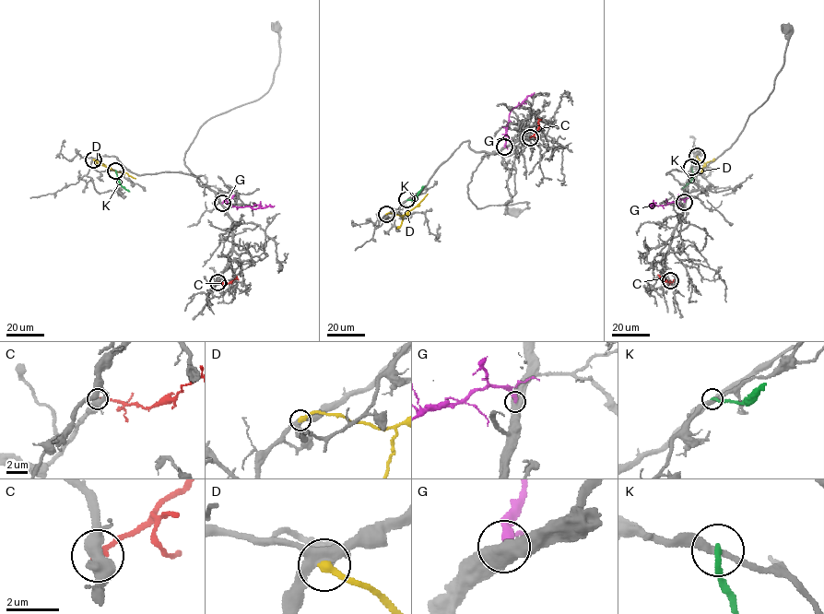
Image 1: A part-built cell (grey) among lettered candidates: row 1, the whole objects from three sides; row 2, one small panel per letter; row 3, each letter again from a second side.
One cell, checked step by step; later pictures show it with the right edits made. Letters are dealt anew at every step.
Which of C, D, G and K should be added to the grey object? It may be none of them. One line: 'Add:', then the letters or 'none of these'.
Add: none of these

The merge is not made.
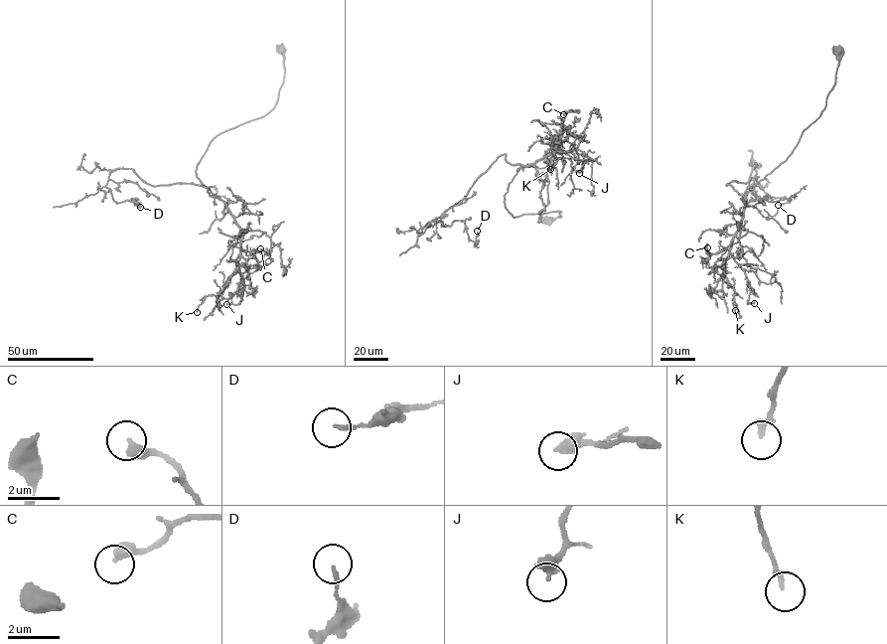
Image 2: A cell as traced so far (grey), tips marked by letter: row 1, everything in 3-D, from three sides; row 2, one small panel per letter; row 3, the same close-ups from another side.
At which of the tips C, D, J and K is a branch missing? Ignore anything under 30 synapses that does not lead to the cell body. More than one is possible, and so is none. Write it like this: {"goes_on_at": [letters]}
{"goes_on_at": []}

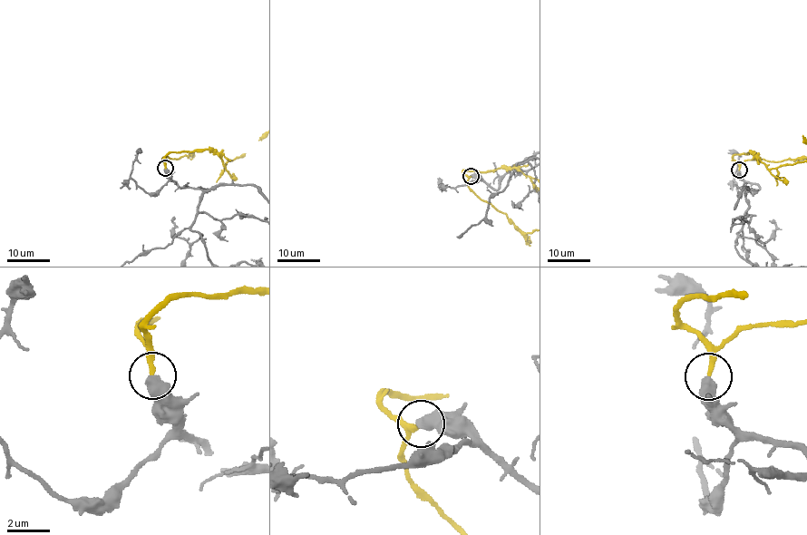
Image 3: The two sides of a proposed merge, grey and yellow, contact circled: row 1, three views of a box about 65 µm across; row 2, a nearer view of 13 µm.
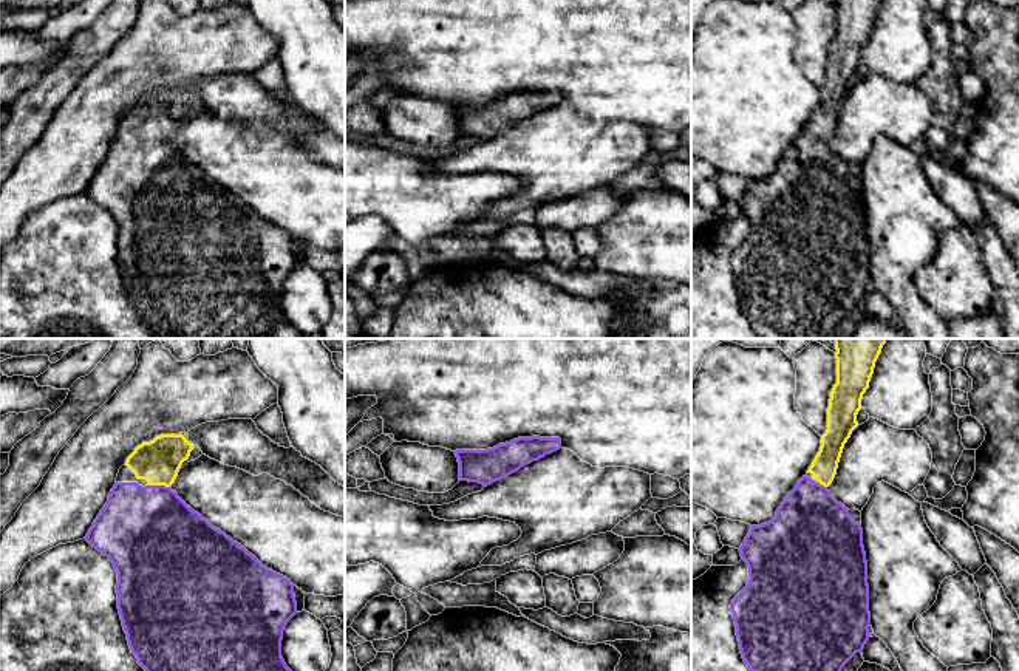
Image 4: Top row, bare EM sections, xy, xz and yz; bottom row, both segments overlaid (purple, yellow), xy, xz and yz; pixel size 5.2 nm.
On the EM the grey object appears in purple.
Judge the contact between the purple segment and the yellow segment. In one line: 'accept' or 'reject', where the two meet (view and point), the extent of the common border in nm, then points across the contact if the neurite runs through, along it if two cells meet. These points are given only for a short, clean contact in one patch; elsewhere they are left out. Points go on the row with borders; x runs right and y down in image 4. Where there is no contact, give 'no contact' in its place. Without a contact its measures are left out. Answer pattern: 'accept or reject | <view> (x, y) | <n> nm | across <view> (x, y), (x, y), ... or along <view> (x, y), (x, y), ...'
accept | xy (160, 486) | 110 nm | across xy (149, 532), (160, 486), (158, 461)

